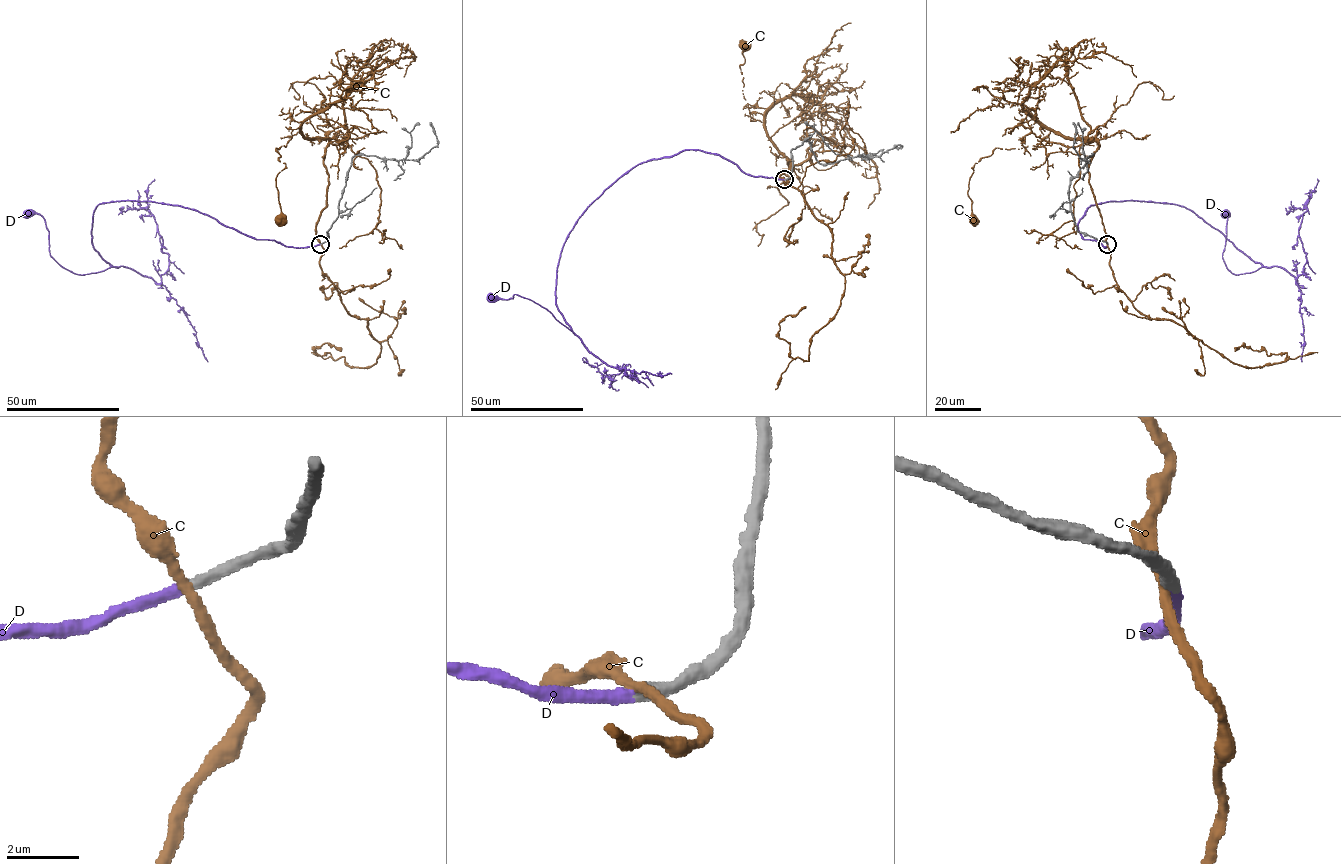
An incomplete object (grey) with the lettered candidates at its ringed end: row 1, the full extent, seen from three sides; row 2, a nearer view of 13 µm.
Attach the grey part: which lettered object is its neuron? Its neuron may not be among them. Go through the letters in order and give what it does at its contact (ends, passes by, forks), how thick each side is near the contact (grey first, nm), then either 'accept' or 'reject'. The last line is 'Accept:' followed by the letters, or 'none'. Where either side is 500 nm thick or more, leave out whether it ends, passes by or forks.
C: it passes by | 380/280 nm | reject
D: it ends | 360/320 nm | accept
Accept: D

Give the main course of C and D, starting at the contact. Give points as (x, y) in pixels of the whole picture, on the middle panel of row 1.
C: (785, 179), (792, 161), (791, 170), (763, 122), (750, 121), (744, 46)
D: (785, 179), (698, 150), (641, 162), (564, 245), (556, 306), (574, 334), (526, 298), (494, 299)

